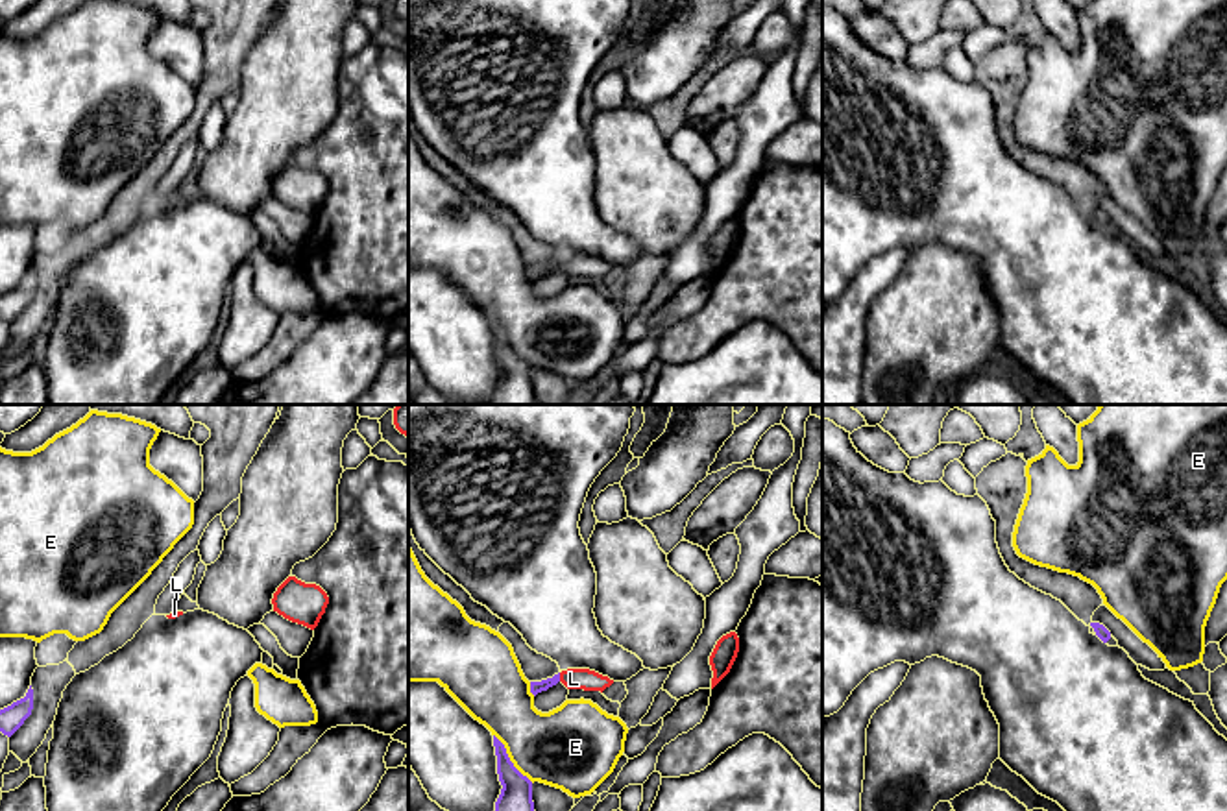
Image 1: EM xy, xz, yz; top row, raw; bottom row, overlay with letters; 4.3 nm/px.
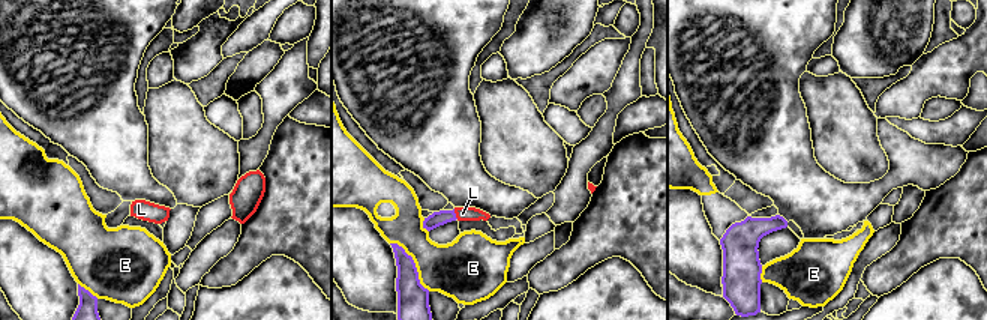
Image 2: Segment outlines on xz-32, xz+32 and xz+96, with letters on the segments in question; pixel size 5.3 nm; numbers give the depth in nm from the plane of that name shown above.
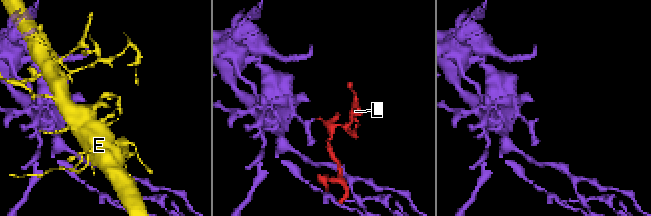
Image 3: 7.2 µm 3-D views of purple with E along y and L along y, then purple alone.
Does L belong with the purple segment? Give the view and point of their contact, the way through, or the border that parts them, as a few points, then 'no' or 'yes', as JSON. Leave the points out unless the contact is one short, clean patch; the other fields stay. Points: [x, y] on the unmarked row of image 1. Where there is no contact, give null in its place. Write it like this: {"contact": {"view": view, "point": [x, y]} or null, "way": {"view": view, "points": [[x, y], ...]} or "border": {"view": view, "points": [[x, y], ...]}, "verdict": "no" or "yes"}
{"contact": {"view": "xz", "point": [558, 263]}, "way": {"view": "xz", "points": [[536, 274], [558, 263], [573, 265]]}, "verdict": "yes"}

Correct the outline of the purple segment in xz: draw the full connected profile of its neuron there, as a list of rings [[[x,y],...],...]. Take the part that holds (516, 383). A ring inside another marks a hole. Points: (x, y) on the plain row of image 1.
[[[495,321],[493,333],[503,375],[492,405],[538,405],[532,388],[532,368],[514,353],[504,331]]]

